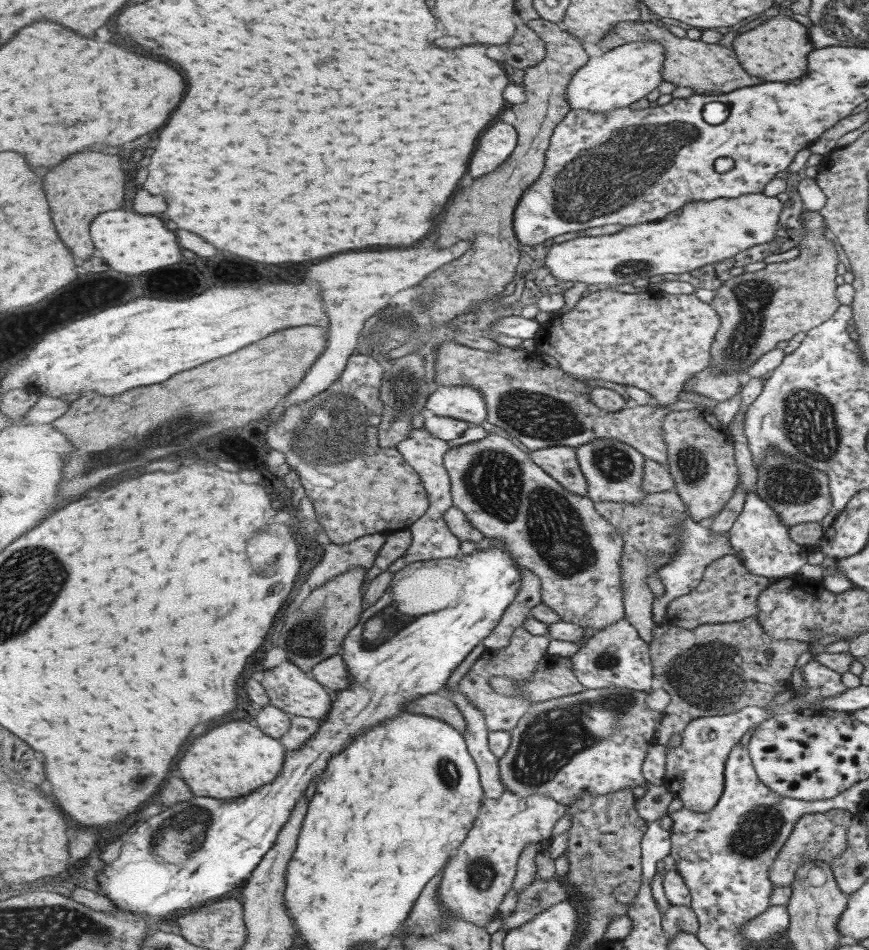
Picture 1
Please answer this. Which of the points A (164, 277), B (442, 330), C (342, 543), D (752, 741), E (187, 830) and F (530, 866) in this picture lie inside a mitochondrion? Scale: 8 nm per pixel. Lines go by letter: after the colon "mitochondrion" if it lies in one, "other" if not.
A: other
B: other
C: other
D: other
E: mitochondrion
F: other

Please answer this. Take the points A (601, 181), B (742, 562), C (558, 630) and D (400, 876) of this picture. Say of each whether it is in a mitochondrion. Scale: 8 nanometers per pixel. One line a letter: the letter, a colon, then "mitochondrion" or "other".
A: mitochondrion
B: other
C: other
D: other

